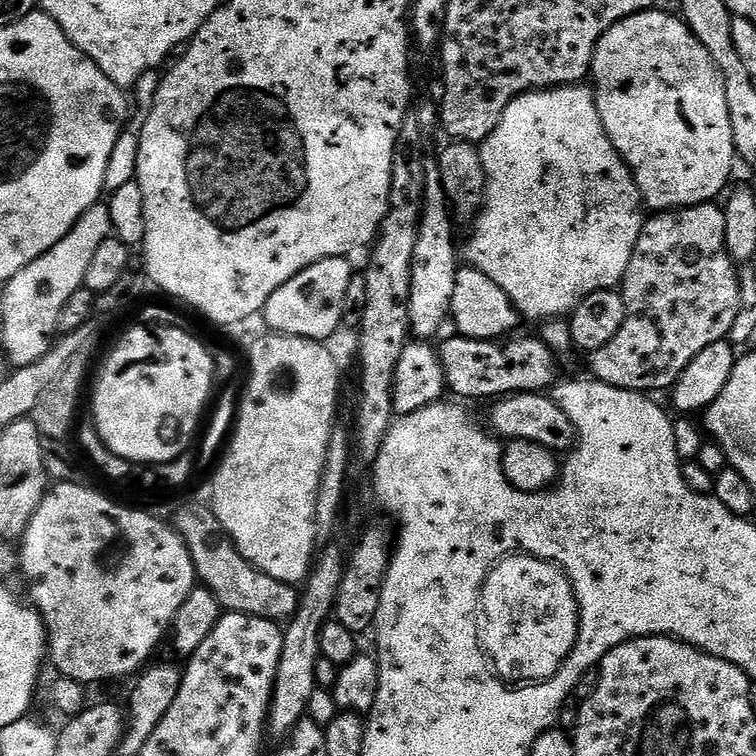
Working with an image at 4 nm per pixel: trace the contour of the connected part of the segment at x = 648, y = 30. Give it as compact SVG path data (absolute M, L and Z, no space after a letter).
M656 11L639 12L622 22L618 22L610 30L606 30L606 34L598 42L596 53L592 55L590 80L594 85L594 95L598 114L602 118L602 126L610 138L614 150L618 150L618 154L624 159L628 169L631 170L634 182L640 191L641 201L647 207L649 204L653 208L651 210L653 213L659 214L677 208L689 208L695 204L715 201L716 195L720 191L723 193L729 187L728 179L732 176L732 167L738 164L738 157L734 146L734 130L730 130L730 110L726 106L726 86L718 66L714 66L714 58L710 58L706 46L702 46L702 42L698 42L698 38L694 38L694 34L679 15L673 14L671 16L668 12Z

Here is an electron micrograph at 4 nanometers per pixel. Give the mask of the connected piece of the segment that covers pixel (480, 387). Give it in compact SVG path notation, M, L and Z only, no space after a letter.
M452 334L449 340L443 340L439 341L438 351L444 371L444 382L447 391L461 396L456 397L461 401L491 401L493 398L503 398L521 392L543 393L557 383L557 357L539 338L509 339L505 348L503 343L495 340L475 340L459 334Z

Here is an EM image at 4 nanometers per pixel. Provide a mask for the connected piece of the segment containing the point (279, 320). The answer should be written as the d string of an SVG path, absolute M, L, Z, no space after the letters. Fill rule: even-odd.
M331 256L322 262L314 262L302 270L286 286L274 290L266 302L262 319L269 324L273 333L281 336L297 336L321 342L327 341L342 328L342 306L346 302L346 290L354 275L351 259Z

